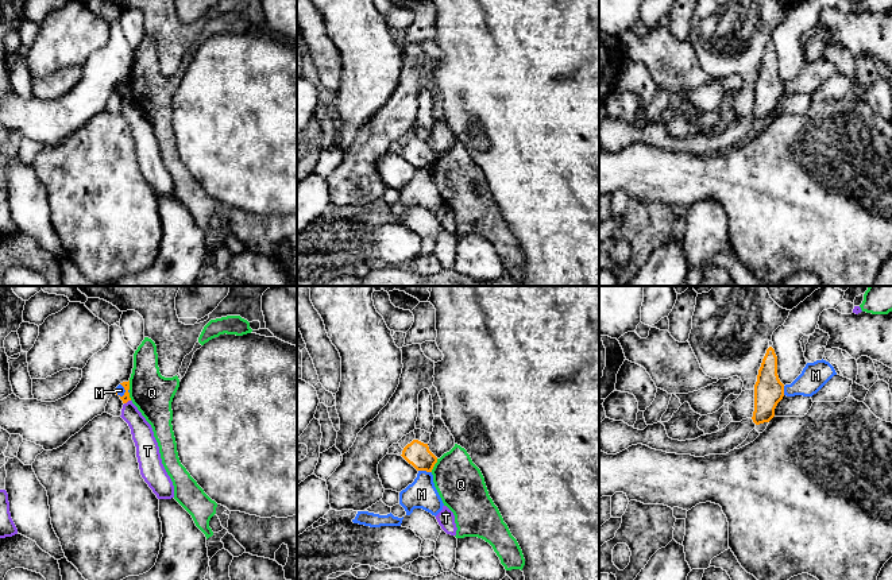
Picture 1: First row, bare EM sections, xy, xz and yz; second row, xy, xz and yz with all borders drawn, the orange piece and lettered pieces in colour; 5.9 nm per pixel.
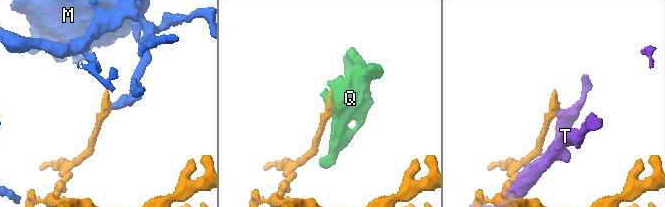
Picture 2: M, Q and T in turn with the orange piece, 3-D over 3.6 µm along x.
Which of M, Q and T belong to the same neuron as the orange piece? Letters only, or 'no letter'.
no letter

